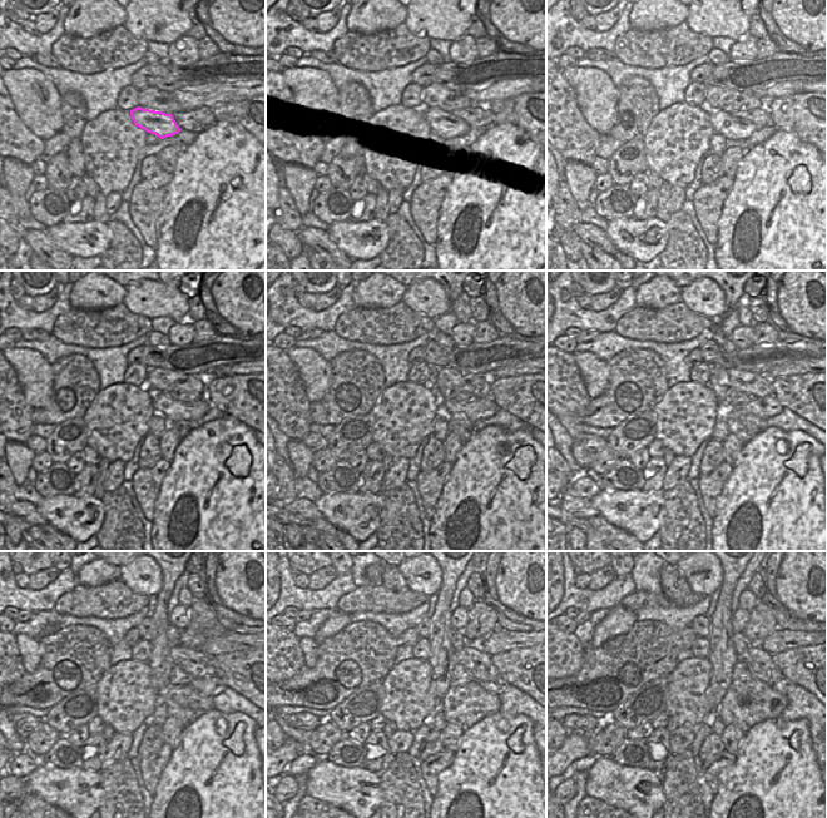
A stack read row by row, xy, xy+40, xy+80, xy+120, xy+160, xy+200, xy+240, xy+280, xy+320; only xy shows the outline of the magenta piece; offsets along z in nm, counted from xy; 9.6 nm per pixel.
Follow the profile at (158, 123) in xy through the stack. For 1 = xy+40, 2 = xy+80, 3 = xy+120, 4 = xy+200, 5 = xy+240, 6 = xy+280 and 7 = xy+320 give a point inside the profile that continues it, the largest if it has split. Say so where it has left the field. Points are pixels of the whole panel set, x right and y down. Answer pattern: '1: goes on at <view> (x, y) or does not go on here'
1: goes on at xy+40 (447, 125)
2: goes on at xy+80 (723, 123)
3: goes on at xy+120 (174, 410)
4: goes on at xy+200 (768, 406)
5: goes on at xy+240 (209, 685)
6: goes on at xy+280 (498, 687)
7: goes on at xy+320 (783, 685)

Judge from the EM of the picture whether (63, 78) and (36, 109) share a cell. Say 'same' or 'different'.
different

